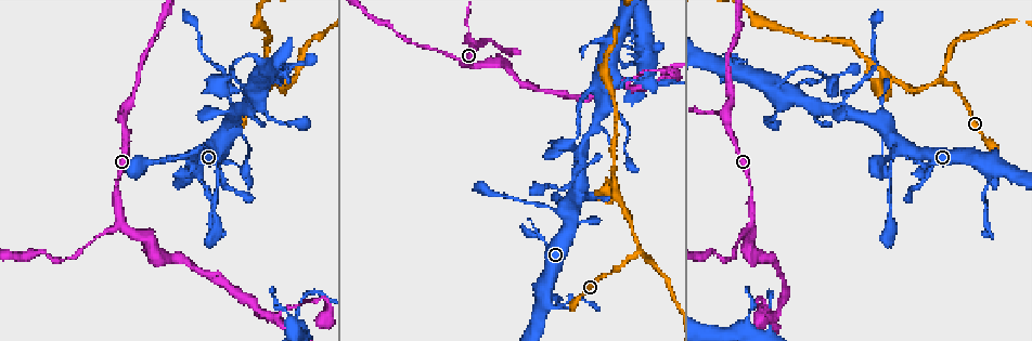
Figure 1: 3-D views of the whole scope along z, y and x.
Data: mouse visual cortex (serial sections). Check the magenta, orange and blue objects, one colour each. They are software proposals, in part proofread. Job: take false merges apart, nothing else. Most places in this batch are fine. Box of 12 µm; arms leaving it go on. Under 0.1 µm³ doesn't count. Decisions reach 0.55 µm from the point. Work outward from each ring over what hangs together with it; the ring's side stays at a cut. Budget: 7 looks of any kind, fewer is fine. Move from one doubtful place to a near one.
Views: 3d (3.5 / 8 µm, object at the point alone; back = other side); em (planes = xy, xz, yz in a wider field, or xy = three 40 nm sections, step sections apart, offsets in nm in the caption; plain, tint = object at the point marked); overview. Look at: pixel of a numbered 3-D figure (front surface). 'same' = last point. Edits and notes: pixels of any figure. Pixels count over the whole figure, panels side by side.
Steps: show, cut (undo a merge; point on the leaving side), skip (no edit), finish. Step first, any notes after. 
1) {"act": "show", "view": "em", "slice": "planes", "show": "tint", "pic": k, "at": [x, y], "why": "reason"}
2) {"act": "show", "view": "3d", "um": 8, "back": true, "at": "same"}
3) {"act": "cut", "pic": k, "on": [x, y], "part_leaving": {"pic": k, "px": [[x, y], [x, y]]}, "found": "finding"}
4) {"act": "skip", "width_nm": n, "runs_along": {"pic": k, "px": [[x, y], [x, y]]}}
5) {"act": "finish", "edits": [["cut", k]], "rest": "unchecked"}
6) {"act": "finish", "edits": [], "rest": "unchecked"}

{"act": "show", "view": "3d", "um": 3.5, "pic": 1, "at": [234, 110], "why": "thin arm on a thick one"}

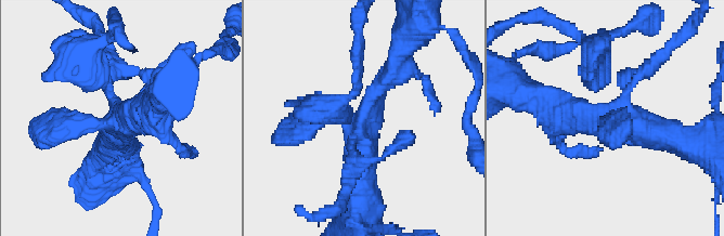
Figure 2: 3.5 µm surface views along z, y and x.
{"act": "show", "view": "em", "slice": "xy", "step": 2, "show": "tint", "pic": 2, "at": [118, 123], "why": "now the EM"}

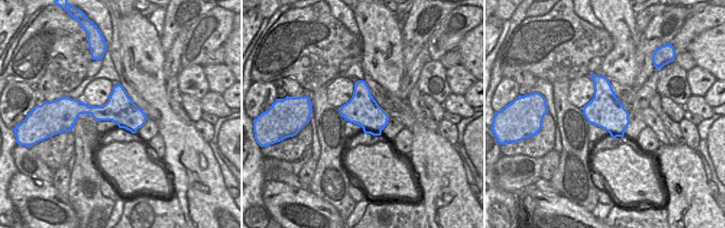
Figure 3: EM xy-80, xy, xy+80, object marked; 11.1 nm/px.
{"act": "skip", "runs_along": {"pic": 2, "px": [[693, 142], [565, 108]]}, "found": "continuous, no second cell"}

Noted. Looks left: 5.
{"act": "show", "view": "3d", "um": 3.5, "pic": 1, "at": [638, 251], "why": "a fork"}

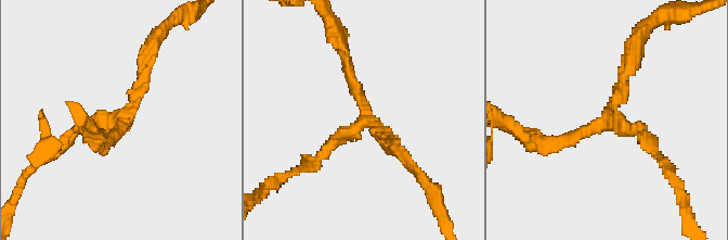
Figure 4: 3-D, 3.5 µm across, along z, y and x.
{"act": "show", "view": "em", "slice": "planes", "show": "tint", "pic": 4, "at": [363, 122], "arms": 3, "arm_widths_nm": [150, 150, 200]}

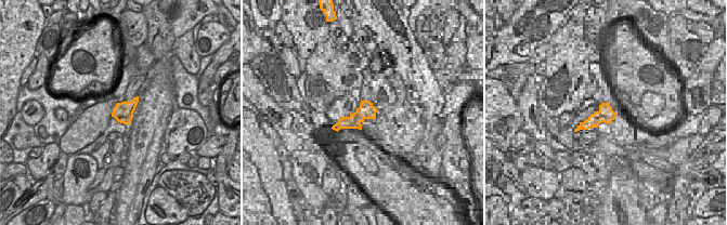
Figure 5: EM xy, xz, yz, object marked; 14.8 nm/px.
{"act": "skip", "runs_along": {"pic": 4, "px": [[309, 163], [365, 118], [346, 66]]}, "found": "continuous, no second cell"}

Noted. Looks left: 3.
{"act": "show", "view": "3d", "um": 3.5, "pic": 1, "at": [753, 225], "why": "three arms meet"}

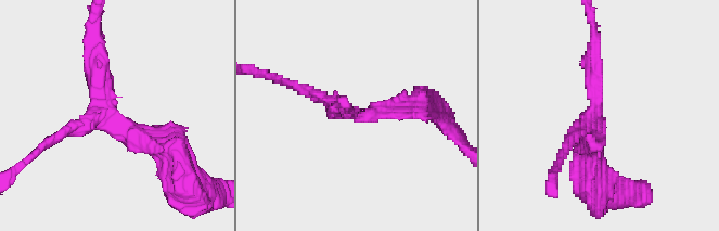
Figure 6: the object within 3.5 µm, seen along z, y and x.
{"act": "show", "view": "em", "slice": "xy", "step": 3, "show": "tint", "pic": 6, "at": [597, 114], "arms": 3, "arm_widths_nm": [150, 200, 250], "why": "now the EM"}

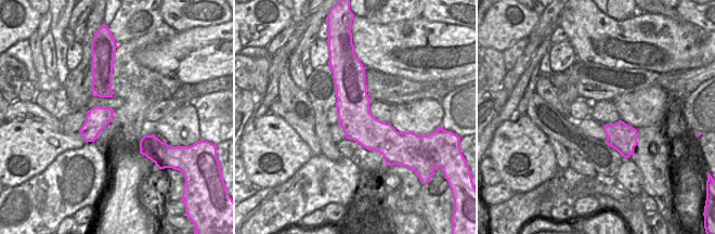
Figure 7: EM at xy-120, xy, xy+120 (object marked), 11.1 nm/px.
{"act": "skip", "found": "continuous, no second cell"}

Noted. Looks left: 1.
{"act": "finish", "edits": [], "rest": "unchecked"}

